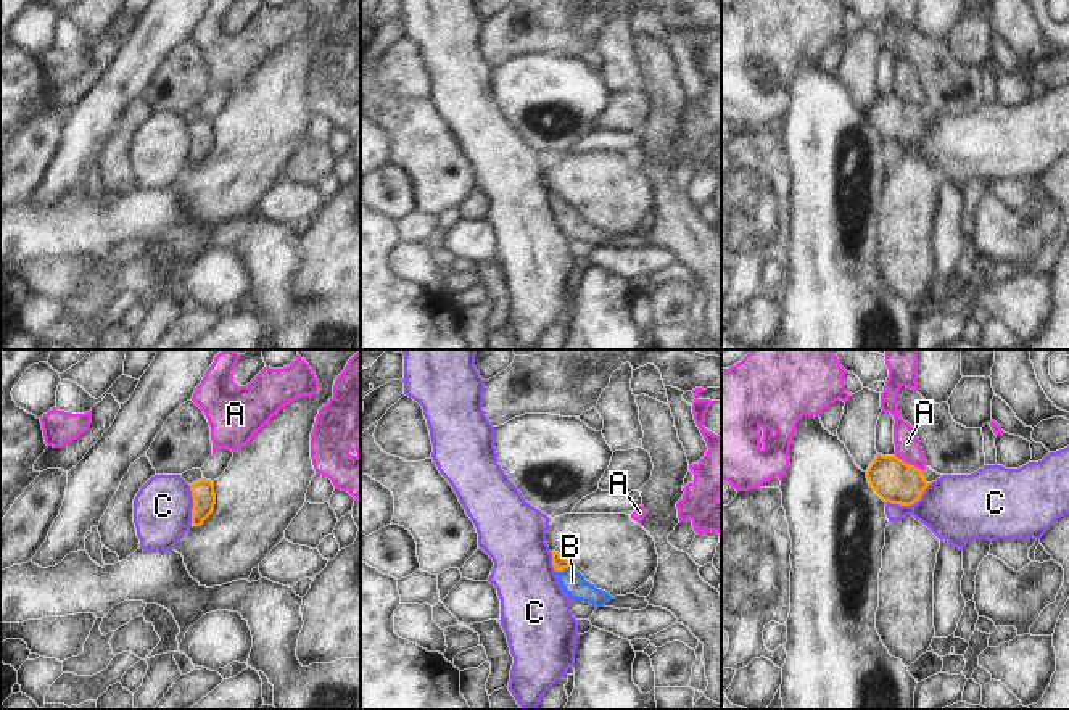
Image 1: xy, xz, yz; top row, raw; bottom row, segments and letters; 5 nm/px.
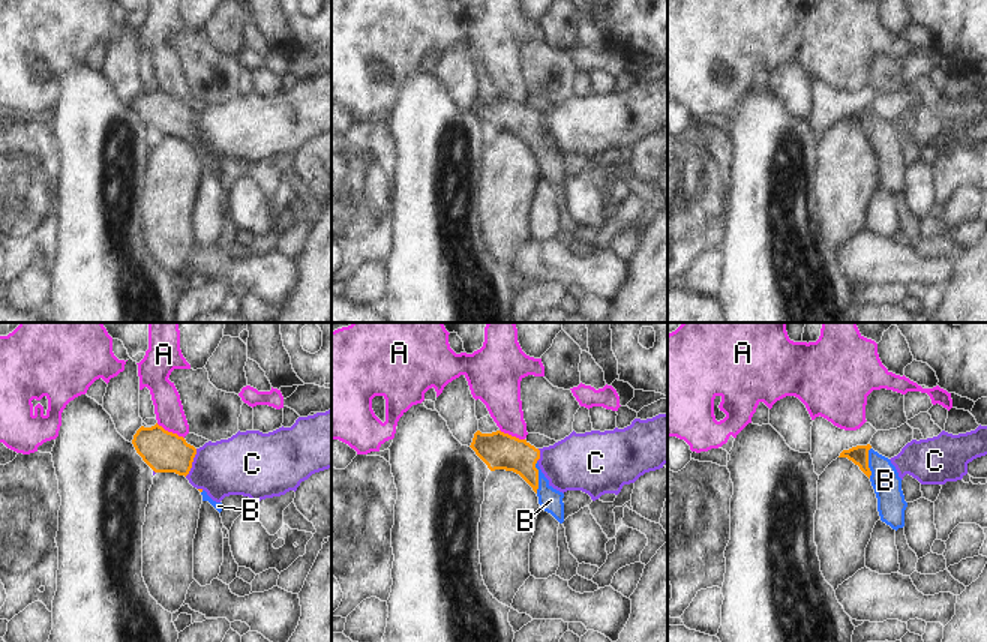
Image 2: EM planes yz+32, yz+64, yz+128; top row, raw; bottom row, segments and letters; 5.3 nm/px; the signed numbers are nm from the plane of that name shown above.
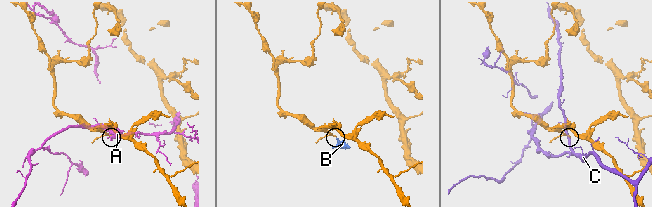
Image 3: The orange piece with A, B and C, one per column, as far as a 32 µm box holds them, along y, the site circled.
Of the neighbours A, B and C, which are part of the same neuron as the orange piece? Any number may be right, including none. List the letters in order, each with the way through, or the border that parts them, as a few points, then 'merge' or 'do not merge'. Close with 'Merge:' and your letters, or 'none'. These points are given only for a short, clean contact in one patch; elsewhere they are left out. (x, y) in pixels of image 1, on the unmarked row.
A: along yz (894, 94), (920, 110) | do not merge
B: across xz (559, 202), (564, 208), (572, 221) | merge
C: do not merge
Merge: B

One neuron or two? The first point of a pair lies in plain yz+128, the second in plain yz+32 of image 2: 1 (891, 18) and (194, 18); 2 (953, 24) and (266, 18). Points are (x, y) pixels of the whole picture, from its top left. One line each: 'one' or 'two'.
1: two
2: two

